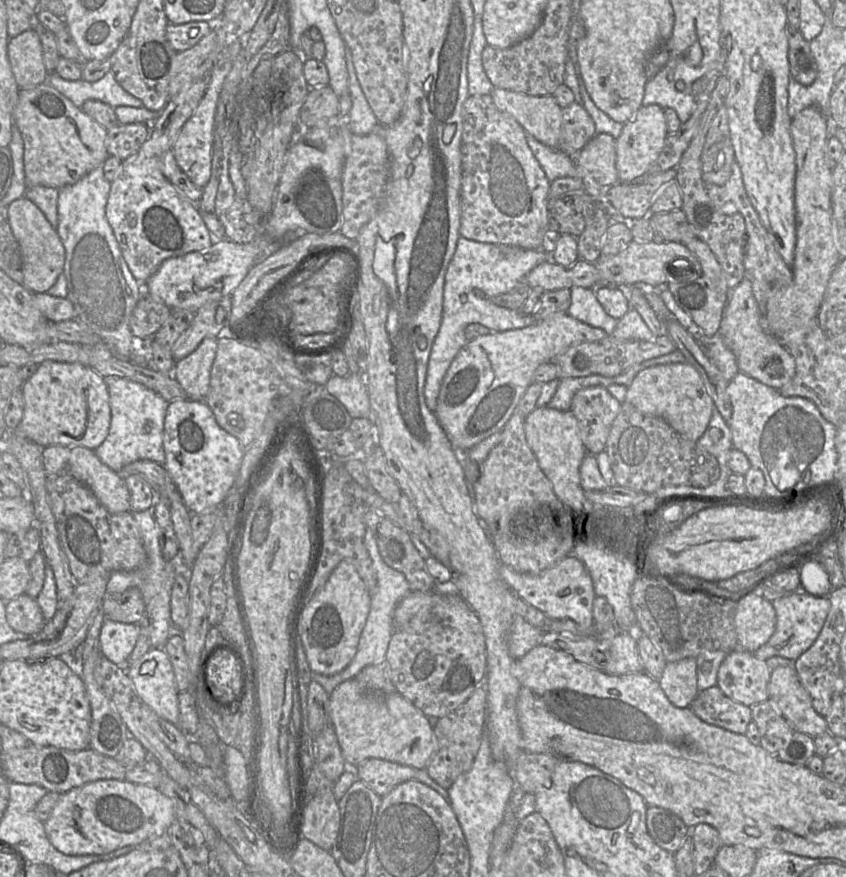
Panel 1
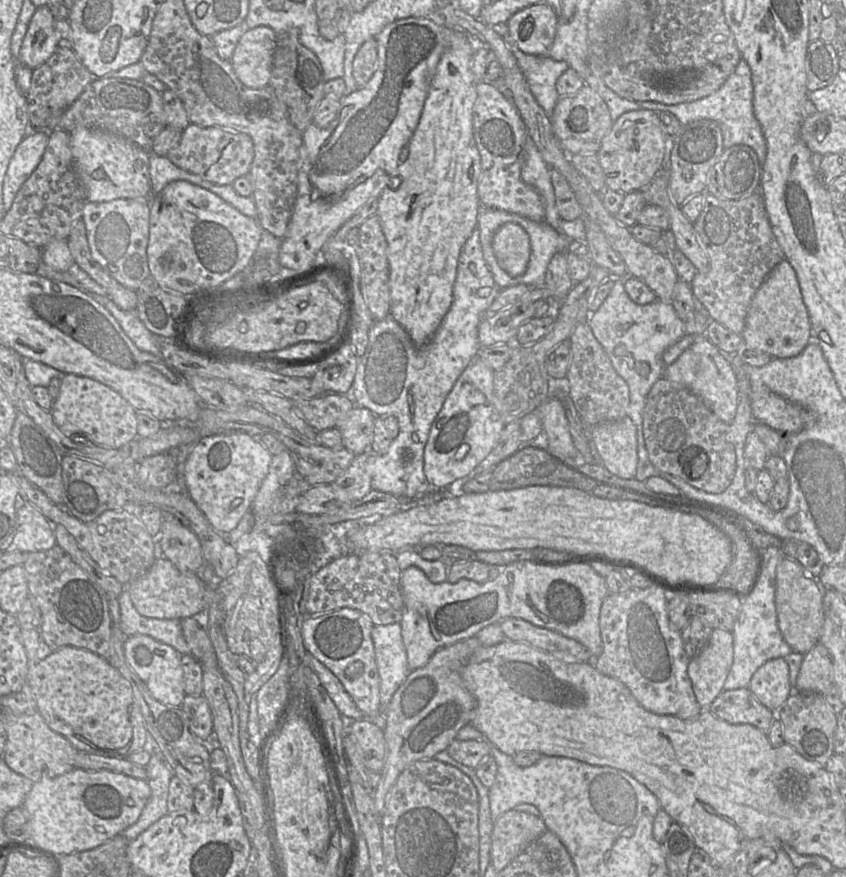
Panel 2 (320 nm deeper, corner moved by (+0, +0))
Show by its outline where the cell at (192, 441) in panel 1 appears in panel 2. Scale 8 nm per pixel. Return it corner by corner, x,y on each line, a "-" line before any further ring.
232,431
206,436
193,447
184,464
184,490
219,533
229,533
250,511
273,455
251,435

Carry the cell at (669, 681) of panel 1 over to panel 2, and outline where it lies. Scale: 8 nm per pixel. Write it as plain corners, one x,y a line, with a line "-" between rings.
720,628
713,629
707,644
693,658
690,658
687,674
691,680
693,692
698,704
707,708
722,692
724,682
733,663
733,635

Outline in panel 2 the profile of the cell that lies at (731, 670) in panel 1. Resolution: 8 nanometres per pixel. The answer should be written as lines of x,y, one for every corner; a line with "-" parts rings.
785,658
768,660
751,677
748,689
768,709
777,712
793,692

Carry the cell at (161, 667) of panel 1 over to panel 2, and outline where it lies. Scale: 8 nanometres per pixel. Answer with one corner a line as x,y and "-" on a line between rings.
142,634
126,639
124,654
131,669
143,681
156,700
166,706
181,707
186,696
181,663
182,654
178,653
173,647

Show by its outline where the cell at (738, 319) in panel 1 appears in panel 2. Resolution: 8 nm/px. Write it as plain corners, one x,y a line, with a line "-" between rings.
786,259
775,266
753,296
741,336
747,346
767,353
773,358
796,356
809,343
811,336
809,314
796,272

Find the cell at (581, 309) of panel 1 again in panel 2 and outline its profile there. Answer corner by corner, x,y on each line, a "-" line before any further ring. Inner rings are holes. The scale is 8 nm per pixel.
614,278
614,285
609,295
599,308
589,315
587,322
593,335
608,355
613,368
628,385
629,405
626,414
637,428
638,463
635,479
644,482
651,476
659,475
656,468
650,462
645,448
642,431
642,412
649,391
654,383
663,377
663,353
685,334
705,335
709,321
713,319
710,318
702,304
697,305
693,311
692,318
687,318
685,321
679,318
671,303
656,299
648,304
637,304
628,296
623,281
624,278
-
618,345
624,345
635,362
646,362
649,365
649,373
647,376
640,375
635,368
629,368
624,359
626,356
617,356
615,354
615,349

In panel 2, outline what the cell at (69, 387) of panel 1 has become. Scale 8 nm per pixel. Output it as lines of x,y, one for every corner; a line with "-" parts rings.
64,375
51,413
65,436
83,436
90,443
103,448
118,449
138,437
138,412
112,388
88,377

